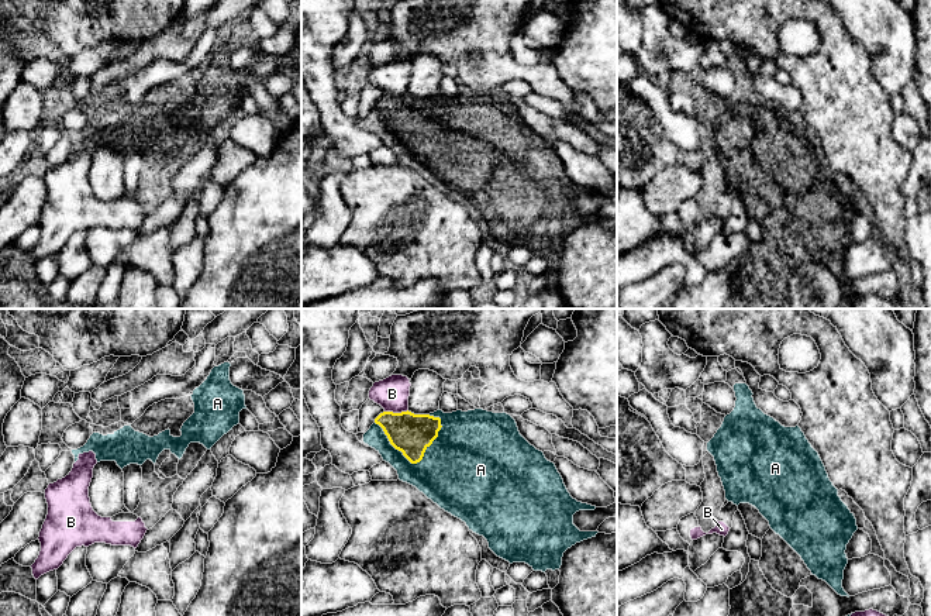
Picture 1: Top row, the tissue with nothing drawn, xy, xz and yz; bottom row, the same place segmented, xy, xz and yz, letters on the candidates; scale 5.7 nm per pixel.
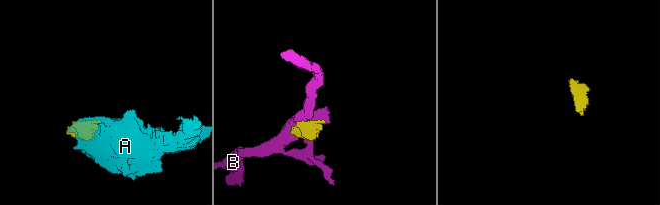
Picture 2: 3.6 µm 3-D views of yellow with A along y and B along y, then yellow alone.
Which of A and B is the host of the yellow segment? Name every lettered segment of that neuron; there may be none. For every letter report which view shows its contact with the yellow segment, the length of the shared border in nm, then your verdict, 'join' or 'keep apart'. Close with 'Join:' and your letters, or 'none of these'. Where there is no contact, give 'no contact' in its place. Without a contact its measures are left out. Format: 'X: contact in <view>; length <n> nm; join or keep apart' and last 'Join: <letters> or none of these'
A: contact in xz; length 400 nm; join
B: contact in xz; length 140 nm; keep apart
Join: A

